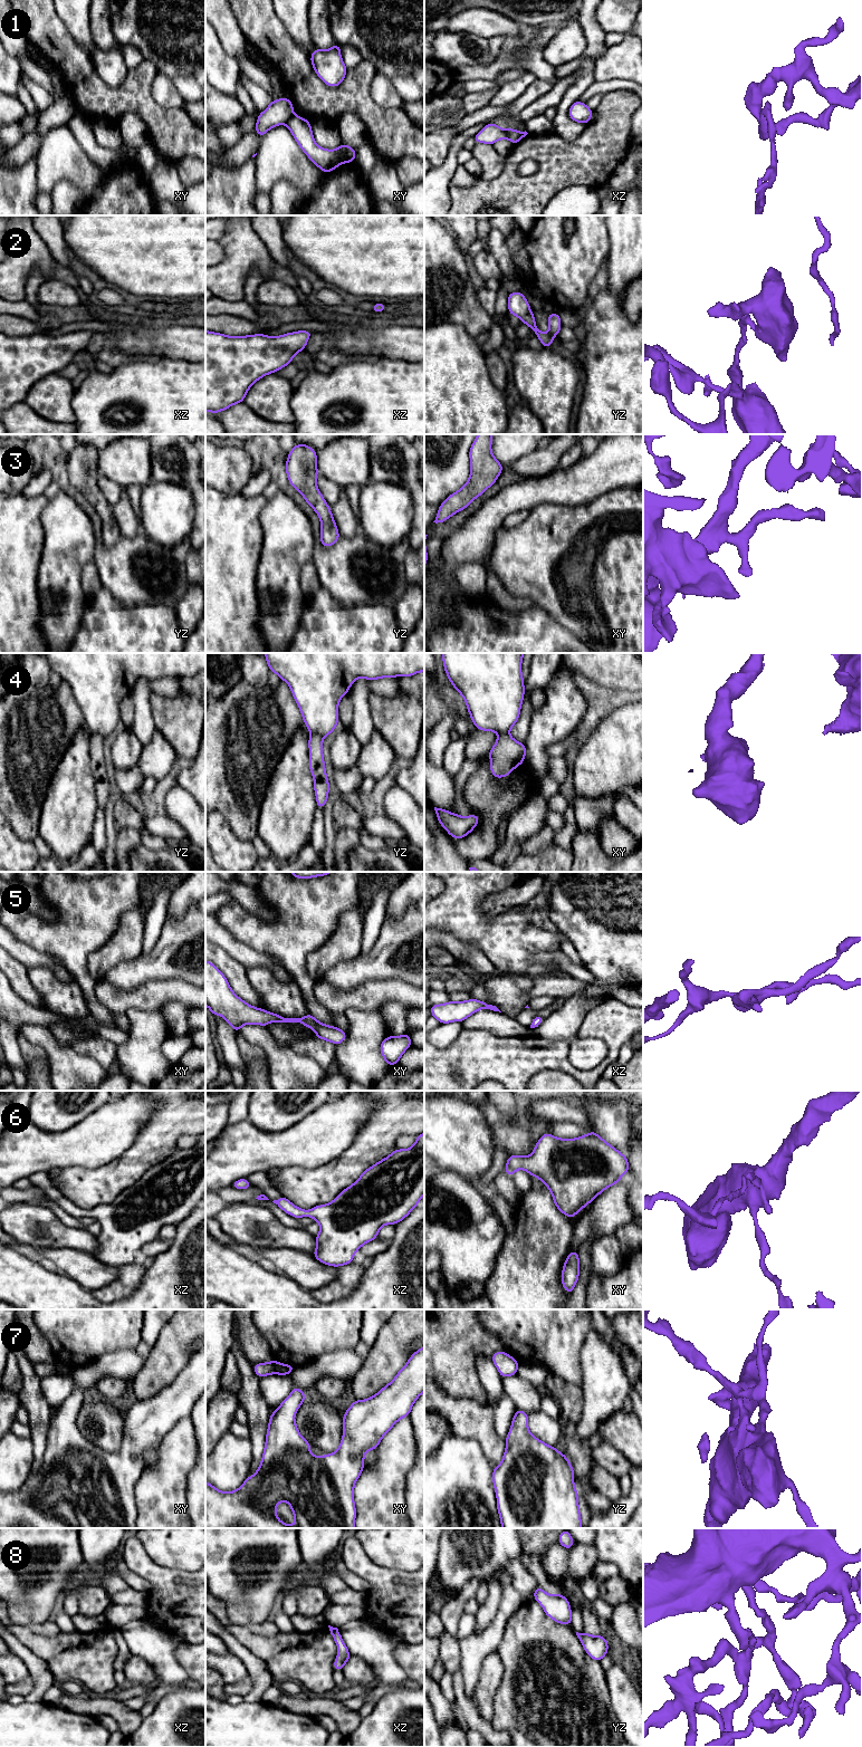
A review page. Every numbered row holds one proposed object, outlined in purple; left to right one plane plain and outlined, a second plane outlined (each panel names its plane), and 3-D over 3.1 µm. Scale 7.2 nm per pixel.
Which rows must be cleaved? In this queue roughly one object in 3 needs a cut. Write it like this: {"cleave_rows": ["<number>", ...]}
{"cleave_rows": ["1", "4"]}

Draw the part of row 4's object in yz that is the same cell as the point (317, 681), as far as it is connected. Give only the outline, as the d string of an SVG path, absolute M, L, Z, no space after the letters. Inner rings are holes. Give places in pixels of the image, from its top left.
M265 653L269 670L287 682L304 723L310 733L324 738L339 721L338 703L357 678L413 676L424 672L424 653Z

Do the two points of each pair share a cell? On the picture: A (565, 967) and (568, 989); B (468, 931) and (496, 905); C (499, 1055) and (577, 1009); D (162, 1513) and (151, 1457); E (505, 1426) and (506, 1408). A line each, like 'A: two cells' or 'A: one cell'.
A: two cells
B: two cells
C: two cells
D: two cells
E: one cell

